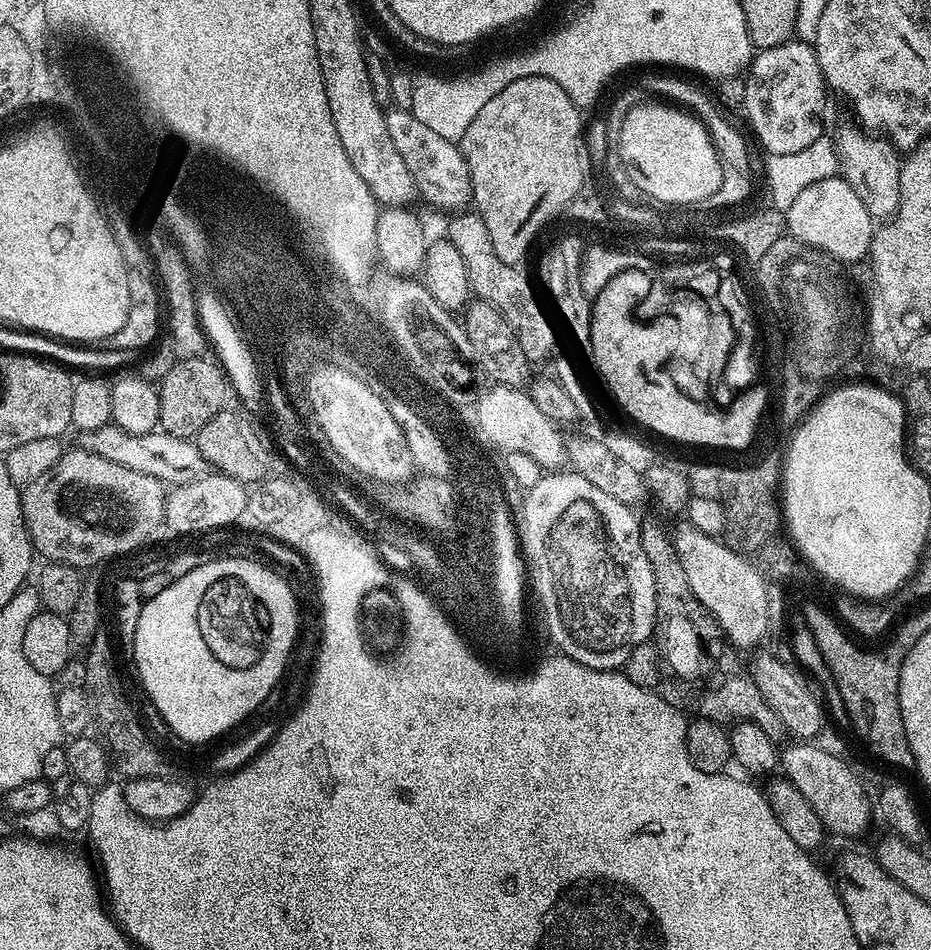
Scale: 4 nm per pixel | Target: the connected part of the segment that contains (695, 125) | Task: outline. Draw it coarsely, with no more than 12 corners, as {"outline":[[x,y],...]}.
{"outline":[[643,102],[622,122],[623,175],[691,206],[726,168],[695,115]]}

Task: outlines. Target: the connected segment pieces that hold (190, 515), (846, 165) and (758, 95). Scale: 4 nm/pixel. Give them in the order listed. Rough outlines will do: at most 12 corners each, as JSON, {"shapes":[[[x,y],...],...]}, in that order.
{"shapes":[[[224,473],[175,485],[164,528],[183,538],[231,527],[248,490]],[[859,126],[834,132],[840,171],[873,221],[900,205],[902,156]],[[811,43],[759,49],[743,115],[768,156],[825,135]]]}

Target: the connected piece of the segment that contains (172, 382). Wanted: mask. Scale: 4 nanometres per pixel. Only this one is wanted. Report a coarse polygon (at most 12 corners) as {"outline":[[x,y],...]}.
{"outline":[[215,359],[180,361],[159,381],[159,427],[185,438],[225,411]]}

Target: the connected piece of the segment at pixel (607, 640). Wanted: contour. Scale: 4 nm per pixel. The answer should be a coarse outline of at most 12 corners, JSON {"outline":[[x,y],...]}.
{"outline":[[541,475],[519,546],[553,645],[623,669],[656,627],[631,507]]}

